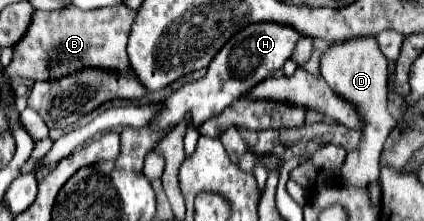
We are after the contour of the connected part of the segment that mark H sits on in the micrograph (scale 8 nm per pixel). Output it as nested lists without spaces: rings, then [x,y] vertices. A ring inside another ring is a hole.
[[[254,23],[244,27],[224,45],[224,49],[220,49],[220,53],[212,59],[202,79],[182,85],[164,101],[164,109],[154,119],[156,127],[168,127],[168,125],[174,127],[184,119],[188,111],[194,117],[194,125],[200,127],[210,117],[222,113],[232,101],[250,93],[250,89],[256,87],[260,81],[264,81],[266,77],[270,77],[272,71],[280,69],[284,61],[292,55],[292,49],[298,43],[298,39],[300,33],[296,29],[278,23]]]

